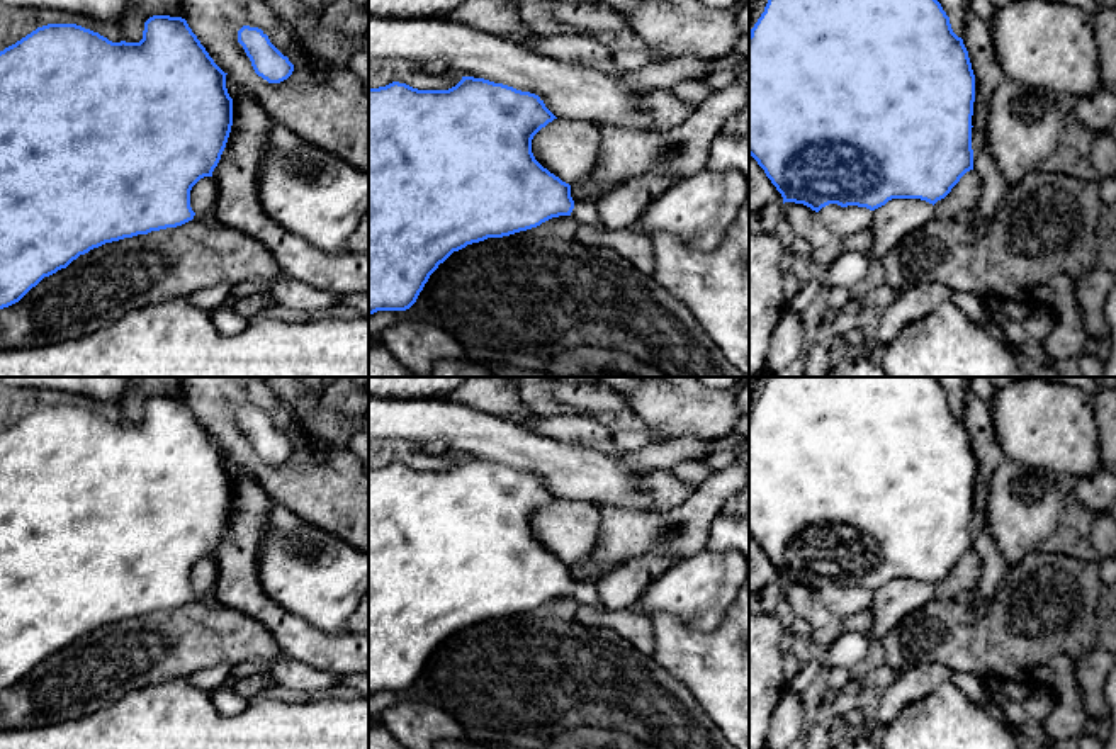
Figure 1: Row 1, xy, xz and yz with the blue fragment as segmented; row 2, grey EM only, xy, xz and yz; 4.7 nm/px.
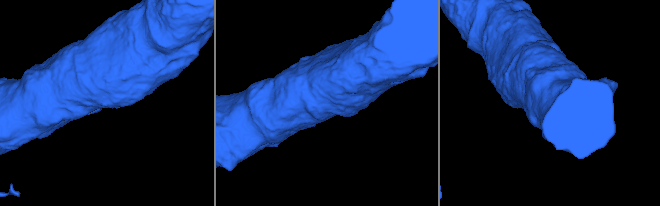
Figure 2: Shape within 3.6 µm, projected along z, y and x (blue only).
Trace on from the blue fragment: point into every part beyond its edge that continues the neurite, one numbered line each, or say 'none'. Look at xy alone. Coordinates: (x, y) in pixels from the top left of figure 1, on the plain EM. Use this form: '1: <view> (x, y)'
1: xy (209, 600)

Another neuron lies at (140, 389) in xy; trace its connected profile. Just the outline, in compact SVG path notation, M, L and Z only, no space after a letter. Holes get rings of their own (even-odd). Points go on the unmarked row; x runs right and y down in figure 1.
M127 377L127 386L119 403L122 421L139 423L144 403L153 396L185 399L182 377Z

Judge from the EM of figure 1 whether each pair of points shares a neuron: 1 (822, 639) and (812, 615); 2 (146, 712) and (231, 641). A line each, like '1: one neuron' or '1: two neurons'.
1: one neuron
2: two neurons

